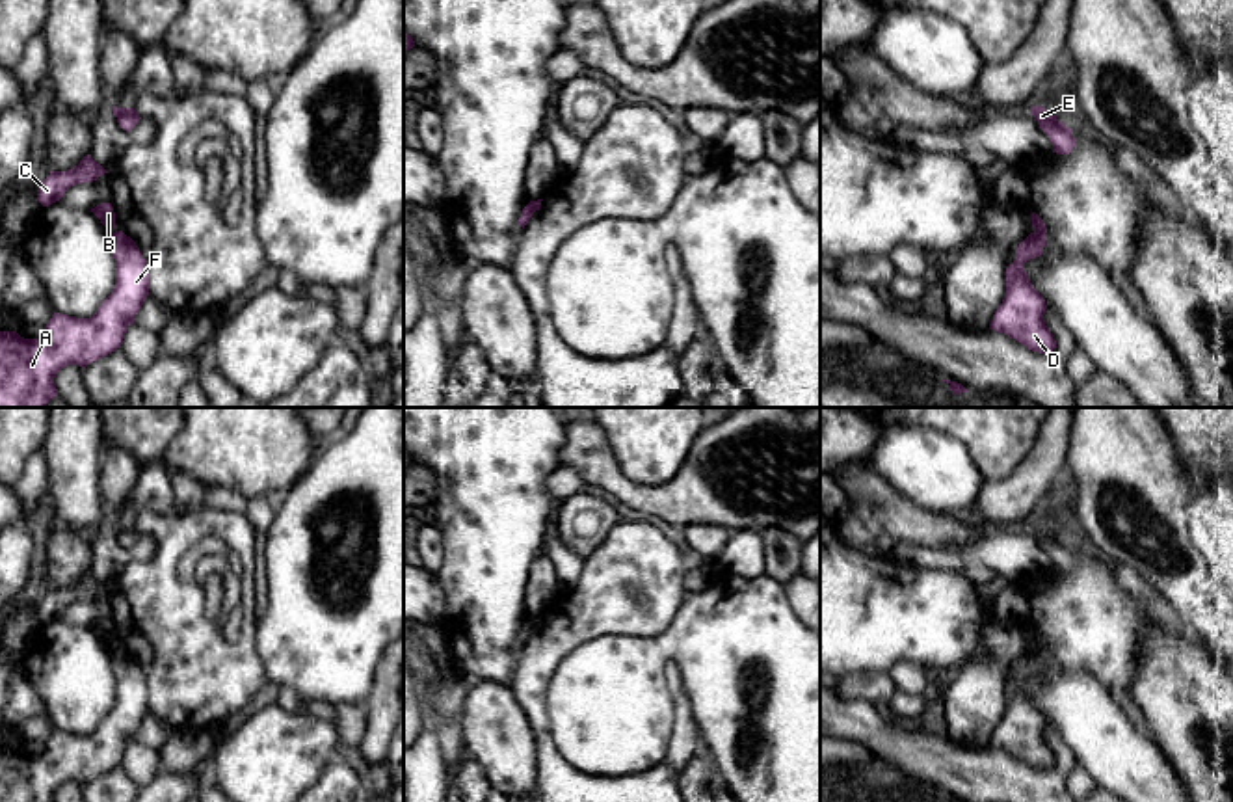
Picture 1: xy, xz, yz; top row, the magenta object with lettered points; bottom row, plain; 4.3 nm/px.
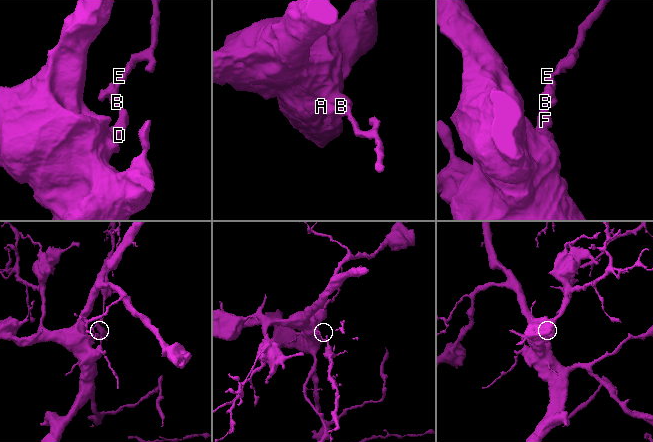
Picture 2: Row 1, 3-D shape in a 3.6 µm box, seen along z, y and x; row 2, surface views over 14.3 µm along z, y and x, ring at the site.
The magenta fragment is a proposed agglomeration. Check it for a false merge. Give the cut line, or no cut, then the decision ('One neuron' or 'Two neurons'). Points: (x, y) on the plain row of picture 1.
Split along yz (1034, 648), (1046, 655). Two neurons

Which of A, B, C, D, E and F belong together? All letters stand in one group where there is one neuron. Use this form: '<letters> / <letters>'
A D F / B C E

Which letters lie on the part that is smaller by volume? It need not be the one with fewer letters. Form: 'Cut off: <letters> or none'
Cut off: B, C, E

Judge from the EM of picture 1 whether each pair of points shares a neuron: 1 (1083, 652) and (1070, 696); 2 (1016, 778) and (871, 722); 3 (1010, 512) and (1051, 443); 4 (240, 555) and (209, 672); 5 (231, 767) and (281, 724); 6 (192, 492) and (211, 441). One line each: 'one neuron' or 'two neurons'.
1: two neurons
2: one neuron
3: one neuron
4: one neuron
5: one neuron
6: two neurons

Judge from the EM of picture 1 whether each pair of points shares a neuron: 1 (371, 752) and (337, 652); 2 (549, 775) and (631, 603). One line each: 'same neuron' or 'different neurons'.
1: different neurons
2: same neuron

